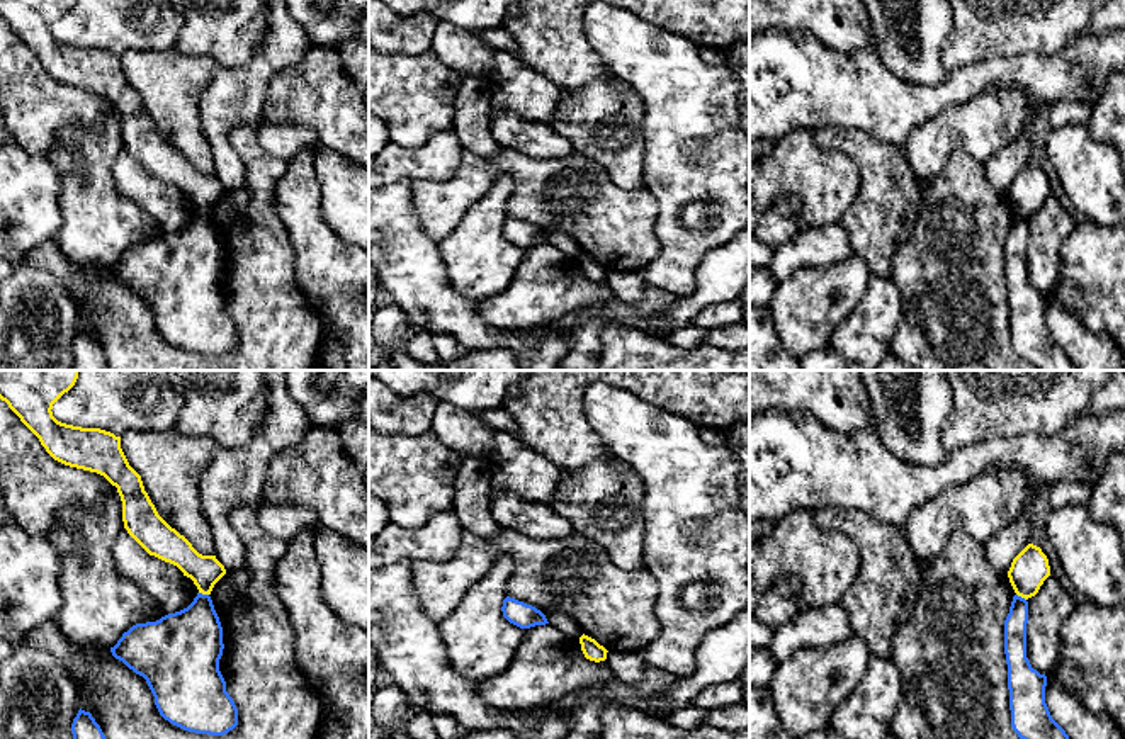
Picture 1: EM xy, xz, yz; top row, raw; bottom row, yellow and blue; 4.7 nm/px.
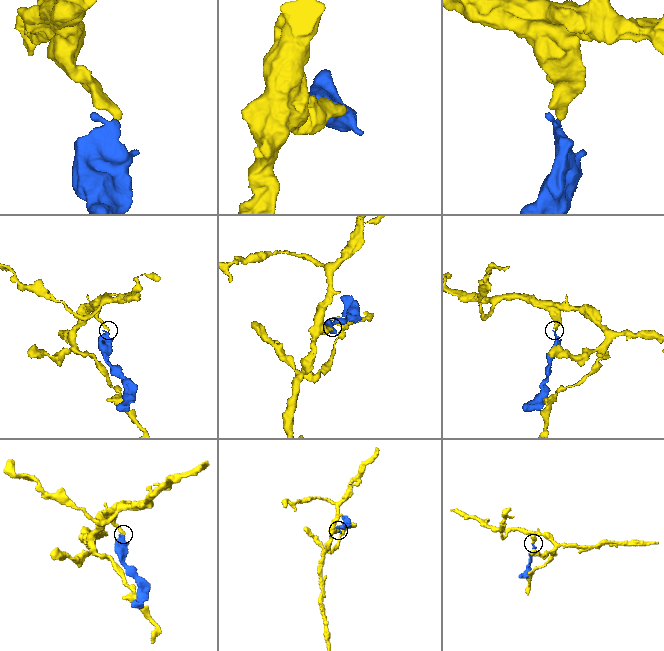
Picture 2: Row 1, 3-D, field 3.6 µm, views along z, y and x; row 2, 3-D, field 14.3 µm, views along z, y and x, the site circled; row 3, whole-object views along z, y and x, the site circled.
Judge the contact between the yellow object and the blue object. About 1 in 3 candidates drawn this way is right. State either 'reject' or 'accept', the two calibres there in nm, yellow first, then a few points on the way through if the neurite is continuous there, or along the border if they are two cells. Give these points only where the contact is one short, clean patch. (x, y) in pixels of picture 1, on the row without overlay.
reject | 150/320 nm | along xy (199, 211), (208, 214)

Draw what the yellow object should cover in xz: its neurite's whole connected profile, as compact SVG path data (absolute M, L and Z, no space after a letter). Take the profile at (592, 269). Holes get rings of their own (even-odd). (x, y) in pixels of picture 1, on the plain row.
M583 253L579 257L579 263L586 279L595 280L595 282L607 279L608 270L603 265L600 265L595 258Z

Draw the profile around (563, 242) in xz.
M547 228L542 229L547 241L556 246L559 251L566 253L568 257L579 258L583 255L581 246L562 229L559 228Z

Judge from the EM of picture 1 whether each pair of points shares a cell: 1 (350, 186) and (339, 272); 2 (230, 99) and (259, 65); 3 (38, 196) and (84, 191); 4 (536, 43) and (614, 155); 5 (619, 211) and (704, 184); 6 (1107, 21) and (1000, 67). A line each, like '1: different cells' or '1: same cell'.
1: different cells
2: same cell
3: different cells
4: same cell
5: different cells
6: different cells

